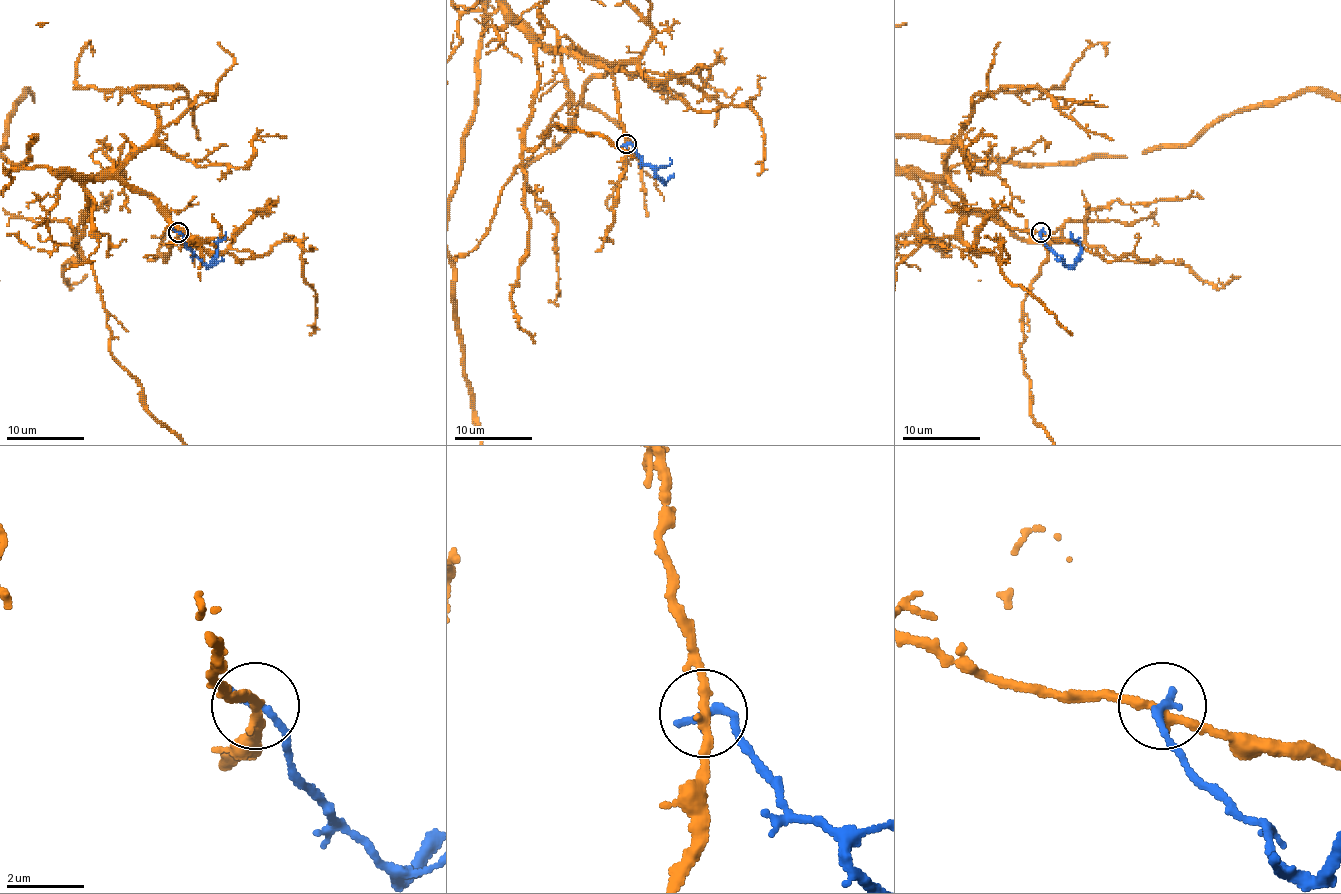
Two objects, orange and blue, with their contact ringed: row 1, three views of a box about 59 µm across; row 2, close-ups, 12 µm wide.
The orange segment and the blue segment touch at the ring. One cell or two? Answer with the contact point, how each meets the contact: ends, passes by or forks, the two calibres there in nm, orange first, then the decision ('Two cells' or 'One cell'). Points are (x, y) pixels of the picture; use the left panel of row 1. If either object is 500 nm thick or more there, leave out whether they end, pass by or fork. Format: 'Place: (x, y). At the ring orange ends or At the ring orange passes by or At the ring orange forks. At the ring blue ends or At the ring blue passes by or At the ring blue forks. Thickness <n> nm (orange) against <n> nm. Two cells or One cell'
Place: (178, 232). At the ring orange passes by. At the ring blue ends. Thickness 240 nm (orange) against 260 nm. Two cells

